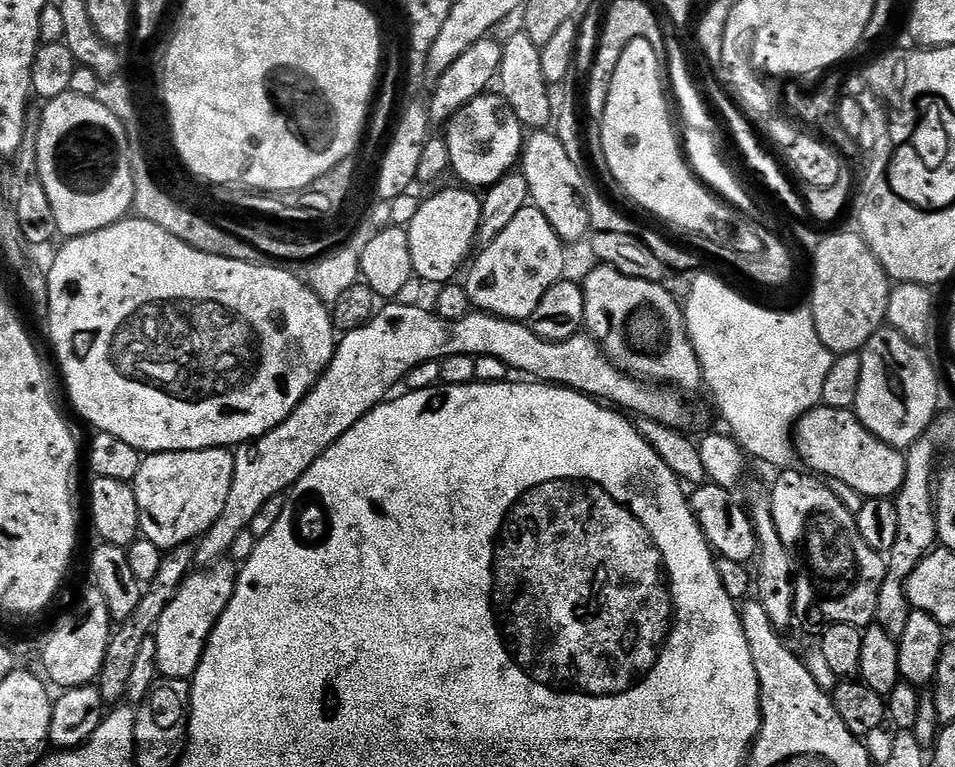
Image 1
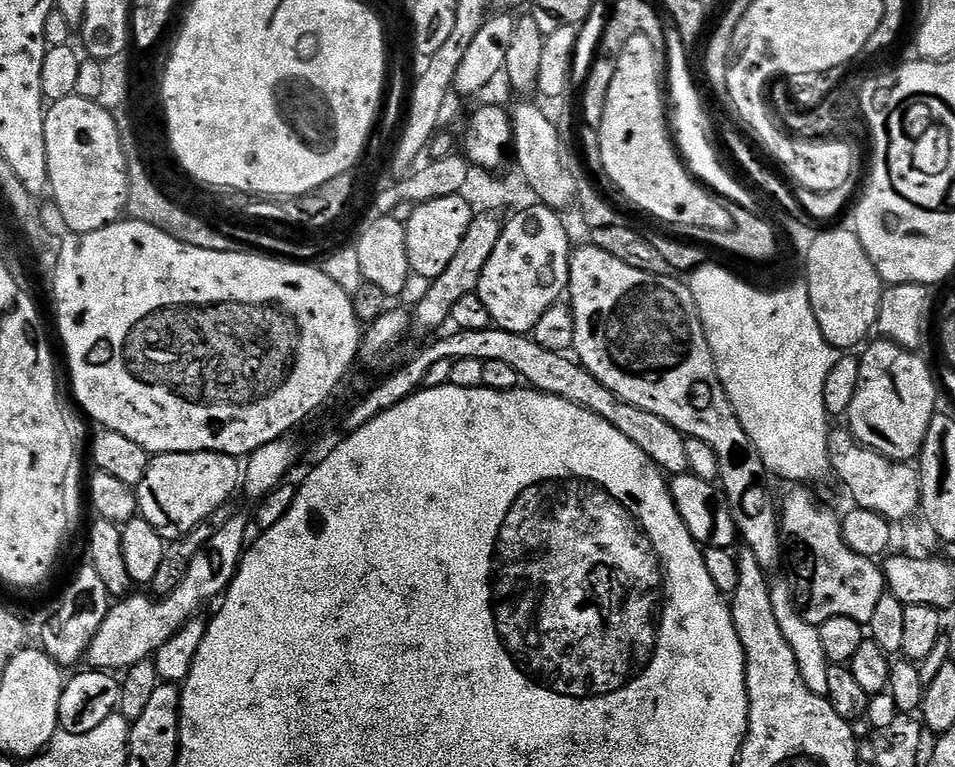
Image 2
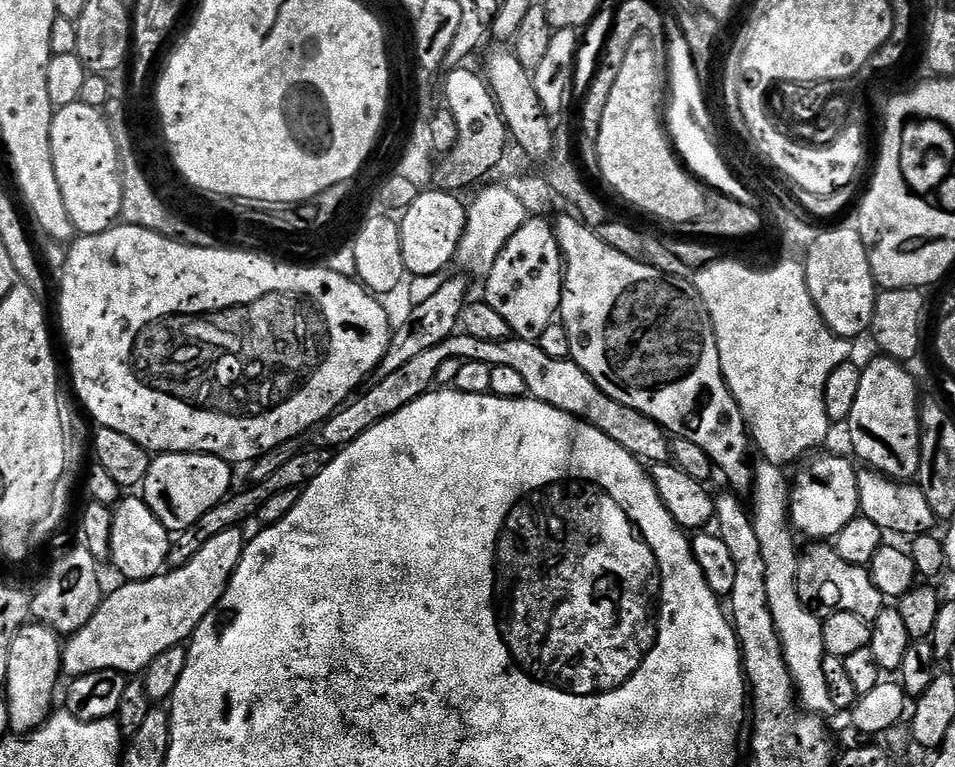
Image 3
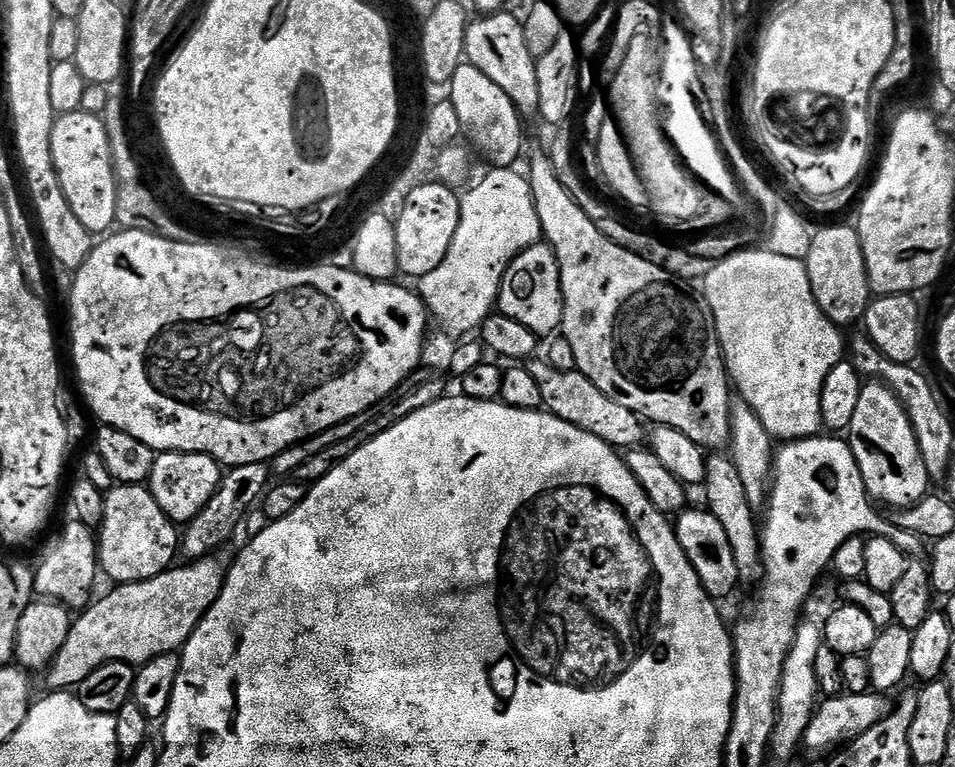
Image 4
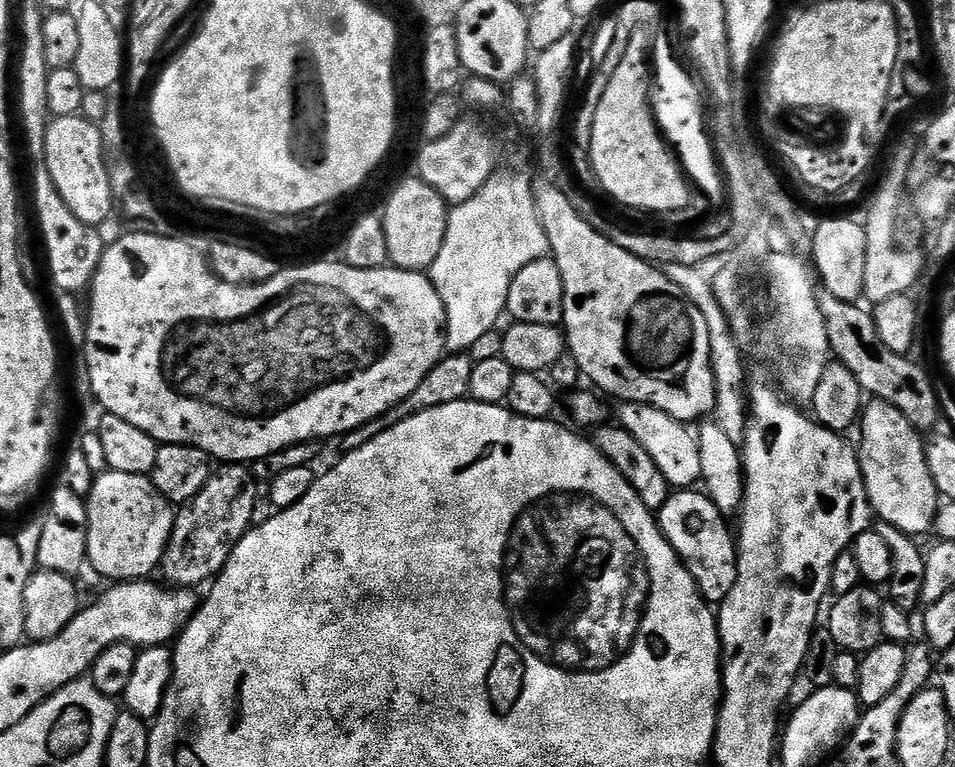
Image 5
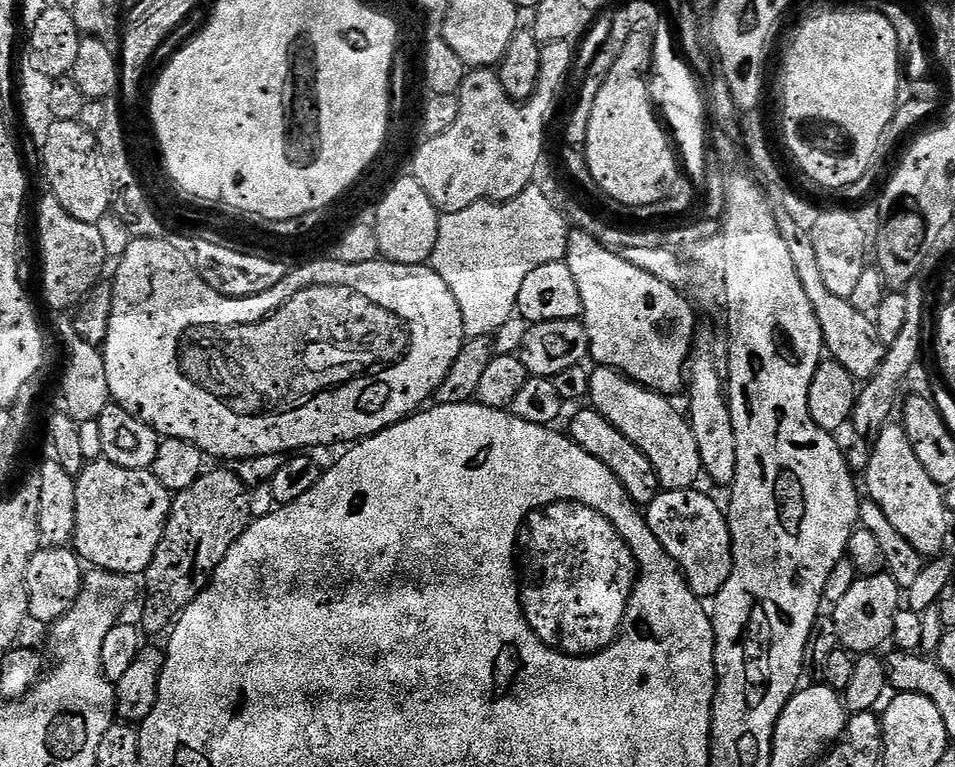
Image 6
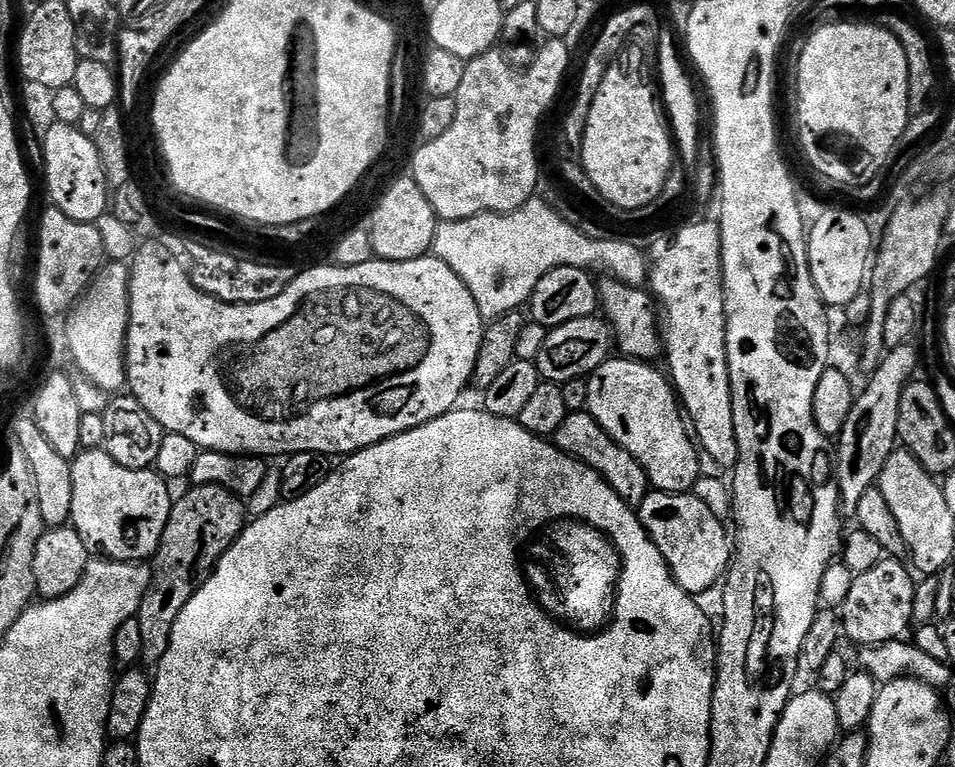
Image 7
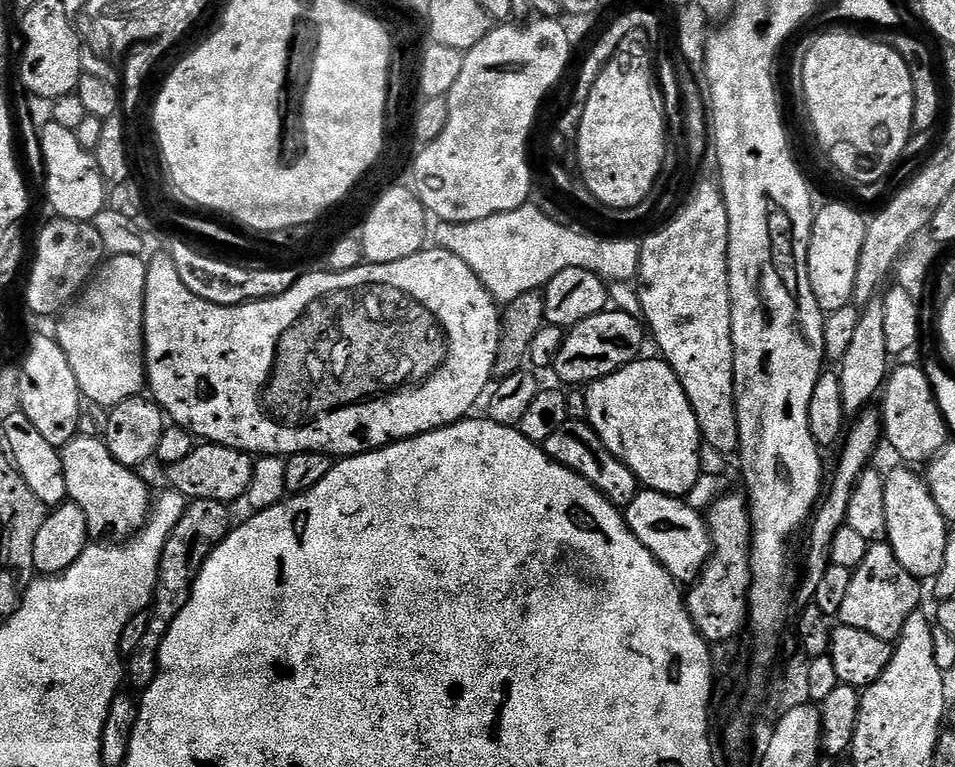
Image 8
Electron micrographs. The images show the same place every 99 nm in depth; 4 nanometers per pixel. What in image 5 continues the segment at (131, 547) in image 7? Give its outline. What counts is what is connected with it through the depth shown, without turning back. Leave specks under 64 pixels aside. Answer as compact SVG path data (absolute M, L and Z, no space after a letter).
M109 470L99 473L85 499L87 506L87 563L110 582L135 582L147 579L161 565L173 532L175 509L153 486L148 476Z

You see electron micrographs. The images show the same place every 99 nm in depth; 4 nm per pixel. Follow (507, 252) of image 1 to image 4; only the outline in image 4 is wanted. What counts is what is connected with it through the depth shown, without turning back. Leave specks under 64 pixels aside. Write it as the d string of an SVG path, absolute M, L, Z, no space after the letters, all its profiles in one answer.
M531 244L515 256L504 272L496 302L499 315L514 318L514 322L522 322L522 326L526 326L526 330L530 330L538 338L548 338L561 331L564 323L564 299L560 285L560 267L549 244Z

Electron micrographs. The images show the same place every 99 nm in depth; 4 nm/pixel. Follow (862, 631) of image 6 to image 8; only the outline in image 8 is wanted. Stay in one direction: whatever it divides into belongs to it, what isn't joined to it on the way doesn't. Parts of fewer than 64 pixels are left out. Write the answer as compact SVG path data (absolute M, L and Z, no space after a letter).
M869 544L866 558L853 571L846 599L842 601L839 623L846 628L866 630L866 634L874 634L874 638L882 638L889 642L899 637L902 626L906 626L906 618L921 607L921 581L911 576L898 562L894 550L887 544Z

